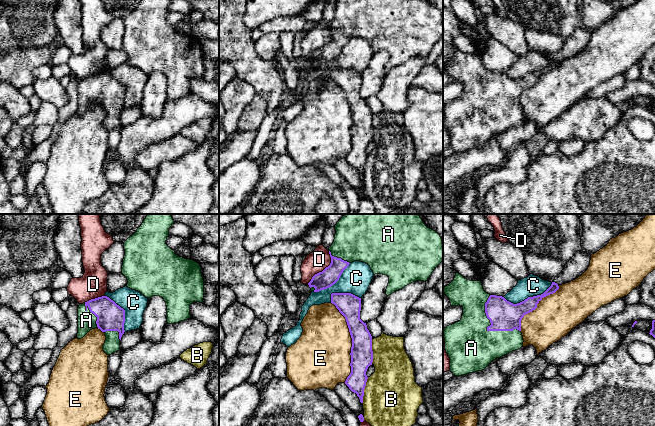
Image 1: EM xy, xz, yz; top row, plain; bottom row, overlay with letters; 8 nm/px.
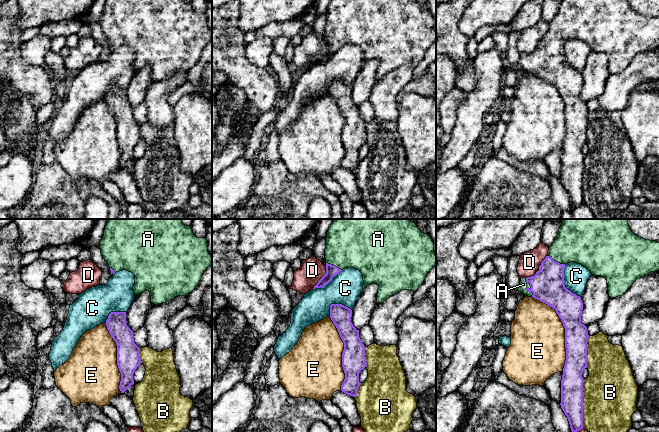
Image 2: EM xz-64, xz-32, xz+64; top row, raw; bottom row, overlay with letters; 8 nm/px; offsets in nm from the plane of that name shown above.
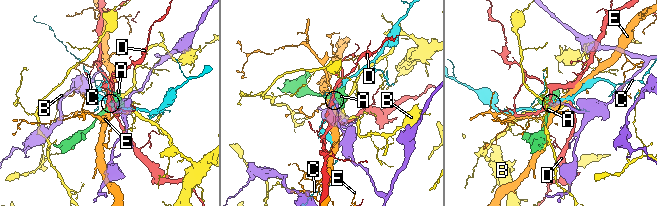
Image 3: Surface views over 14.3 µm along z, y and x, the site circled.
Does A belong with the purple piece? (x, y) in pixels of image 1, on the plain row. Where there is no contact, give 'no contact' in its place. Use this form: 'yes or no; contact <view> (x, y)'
yes; contact yz (487, 105)

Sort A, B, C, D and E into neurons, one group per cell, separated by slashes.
A / B / C / D / E

